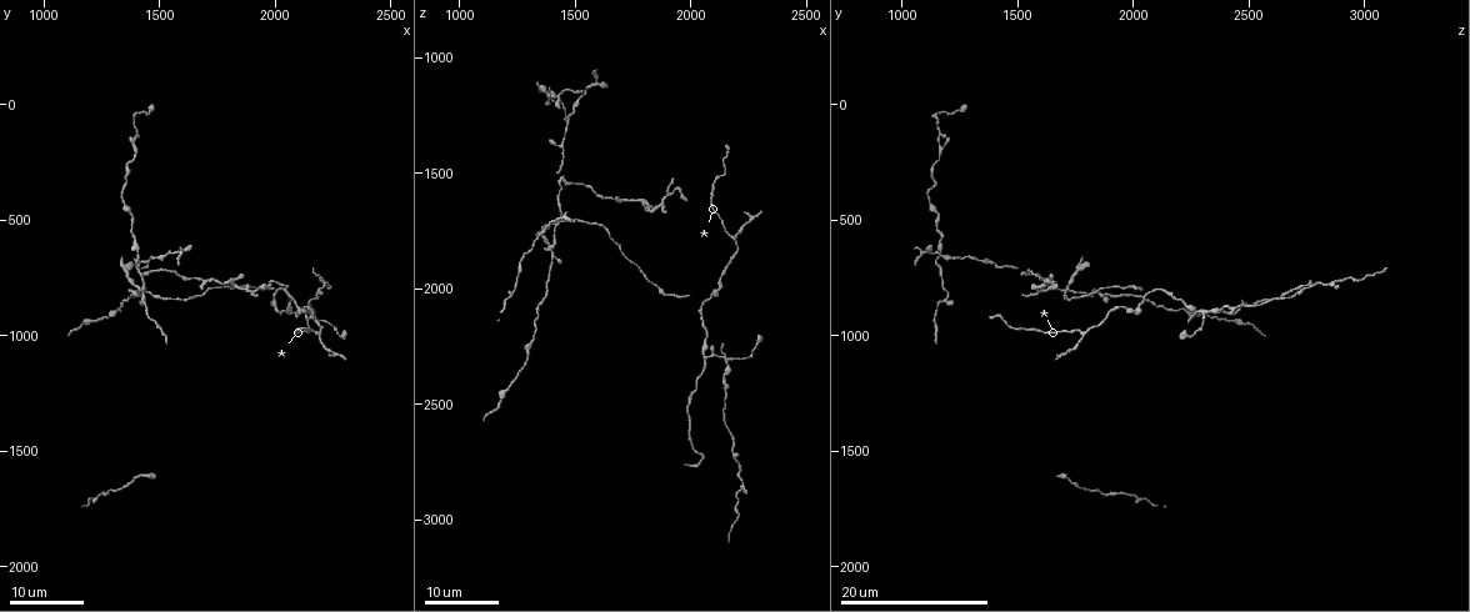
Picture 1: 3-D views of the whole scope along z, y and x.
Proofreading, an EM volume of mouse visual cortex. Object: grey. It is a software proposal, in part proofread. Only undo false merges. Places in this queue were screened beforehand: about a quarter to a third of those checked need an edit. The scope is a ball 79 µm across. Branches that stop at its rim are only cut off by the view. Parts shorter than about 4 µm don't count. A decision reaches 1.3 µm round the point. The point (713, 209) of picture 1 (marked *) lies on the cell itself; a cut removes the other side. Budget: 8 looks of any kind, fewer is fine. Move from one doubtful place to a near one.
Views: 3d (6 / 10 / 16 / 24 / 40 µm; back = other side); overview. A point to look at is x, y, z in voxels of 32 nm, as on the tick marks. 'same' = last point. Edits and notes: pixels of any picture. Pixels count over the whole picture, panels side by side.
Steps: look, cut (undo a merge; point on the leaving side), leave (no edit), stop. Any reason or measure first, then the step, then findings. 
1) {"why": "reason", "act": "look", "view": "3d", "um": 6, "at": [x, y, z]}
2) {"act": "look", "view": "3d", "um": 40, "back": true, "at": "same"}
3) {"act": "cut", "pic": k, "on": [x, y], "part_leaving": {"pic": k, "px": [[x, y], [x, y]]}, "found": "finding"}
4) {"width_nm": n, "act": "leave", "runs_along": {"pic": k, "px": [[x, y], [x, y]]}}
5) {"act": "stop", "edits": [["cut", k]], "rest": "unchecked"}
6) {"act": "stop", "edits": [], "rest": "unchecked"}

{"why": "two arms in line, one across", "act": "look", "view": "3d", "um": 24, "at": [1440, 730, 1520]}

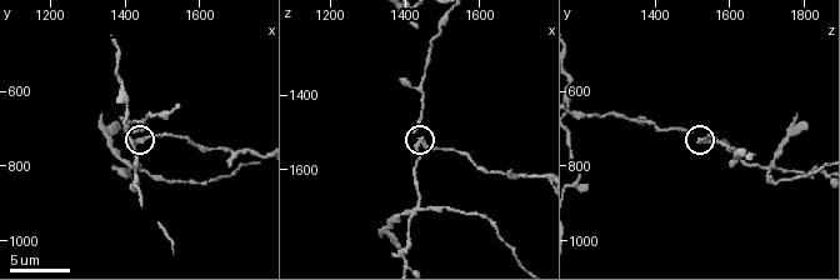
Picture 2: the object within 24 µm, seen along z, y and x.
{"why": "closer look", "act": "look", "view": "3d", "um": 6, "at": [1440, 730, 1530]}

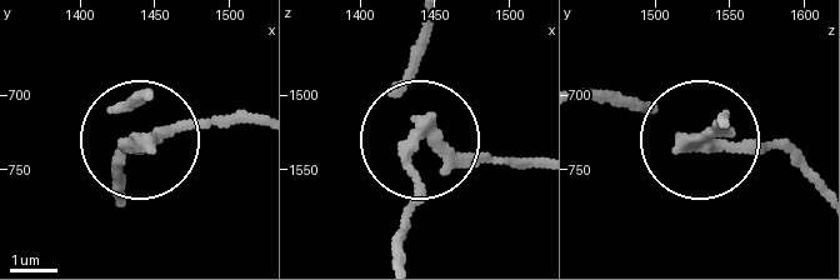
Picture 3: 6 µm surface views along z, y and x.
{"width_nm": 210, "act": "cut", "pic": 3, "on": [208, 121], "part_leaving": {"pic": 3, "px": [[155, 143], [199, 119], [259, 119]]}, "found": "a second cell is stuck on"}

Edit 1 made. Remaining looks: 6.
{"why": "see it whole again", "act": "look", "view": "overview"}

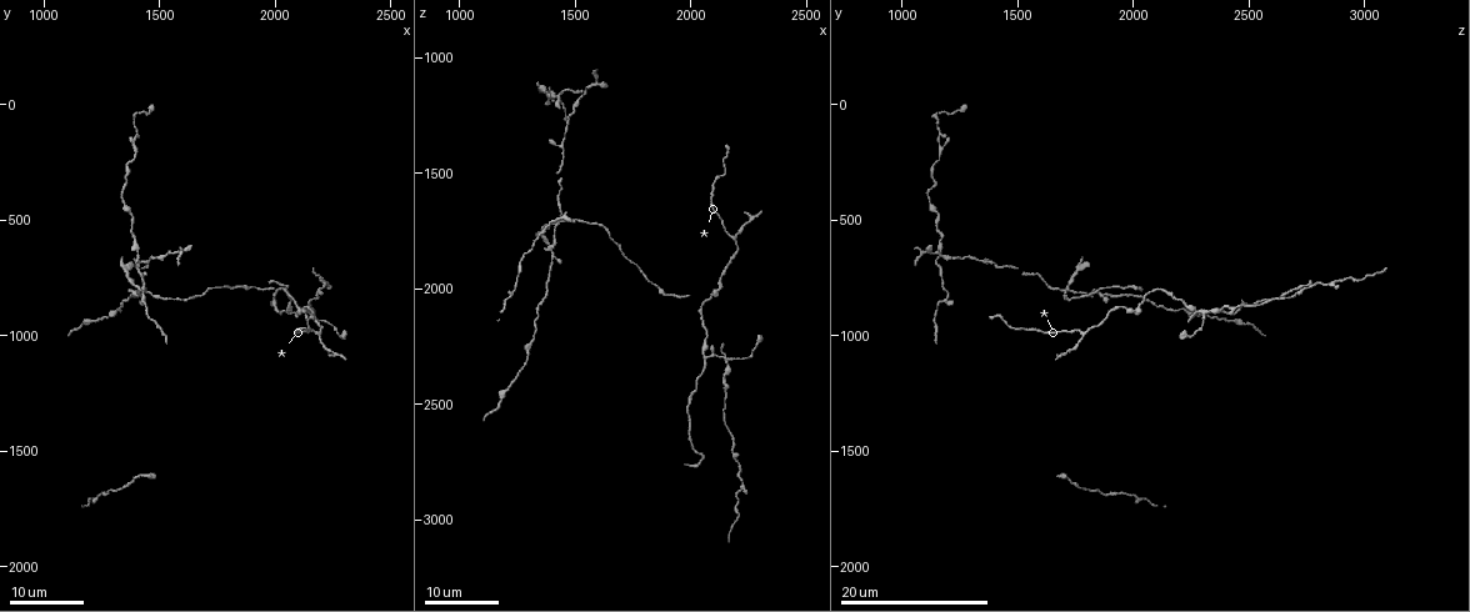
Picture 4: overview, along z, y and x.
{"why": "calibre changes", "act": "look", "view": "3d", "um": 24, "at": [1400, 810, 1850]}

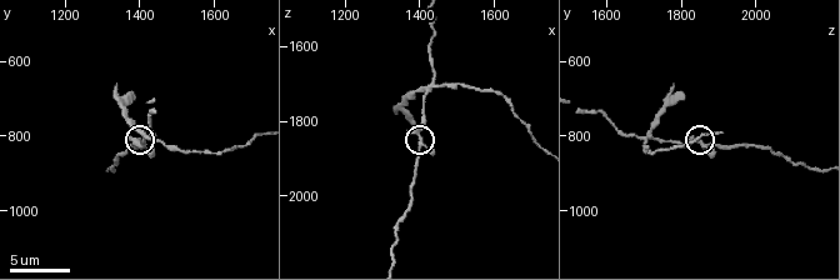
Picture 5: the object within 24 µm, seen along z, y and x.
{"act": "look", "view": "3d", "um": 10, "at": [1400, 810, 1850]}

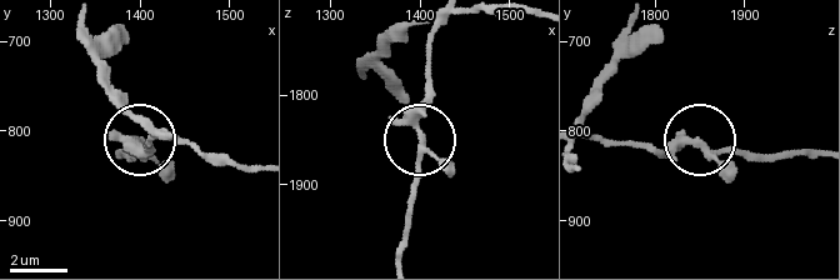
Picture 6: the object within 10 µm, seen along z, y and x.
{"act": "leave", "runs_along": {"pic": 6, "px": [[581, 136], [668, 149], [696, 141], [786, 155]]}, "found": "all the same cell"}

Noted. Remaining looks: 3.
{"act": "look", "view": "3d", "um": 6, "at": [1430, 810, 1700]}

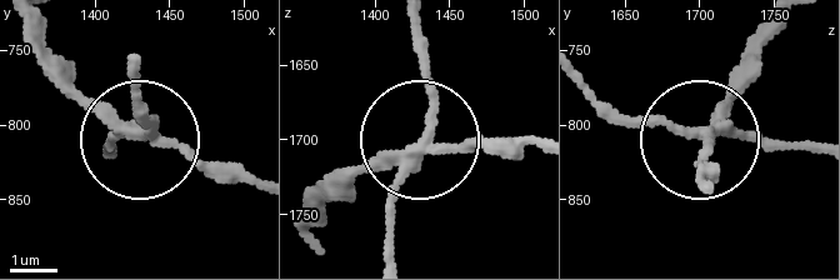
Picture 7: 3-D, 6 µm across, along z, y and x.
{"arms": 4, "act": "cut", "pic": 7, "on": [74, 98], "part_leaving": {"pic": 7, "px": [[134, 130], [250, 174]]}, "found": "a second cell is stuck on"}

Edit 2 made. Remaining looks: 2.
{"why": "thick turns thin", "act": "look", "view": "3d", "um": 16, "at": [1180, 940, 2500]}

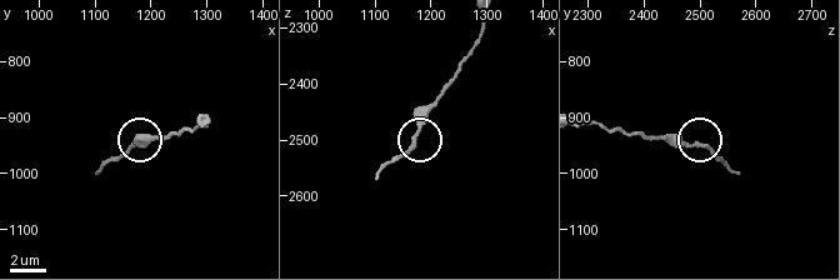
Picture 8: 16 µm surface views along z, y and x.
{"act": "look", "view": "3d", "um": 10, "at": [1175, 945, 2490]}

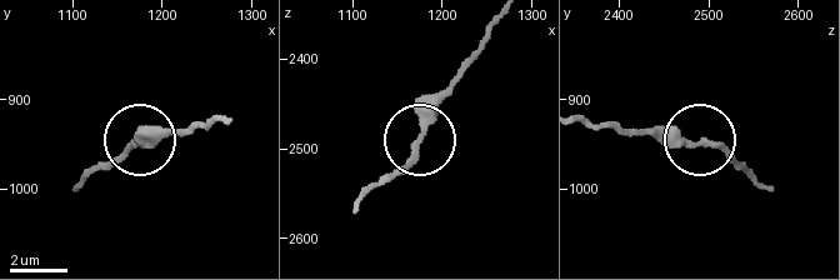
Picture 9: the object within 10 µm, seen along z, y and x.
{"width_nm": 230, "act": "leave", "runs_along": {"pic": 9, "px": [[499, 21], [413, 150], [365, 198]]}, "found": "all the same cell"}

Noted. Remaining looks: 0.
{"act": "stop", "edits": [["cut", 3], ["cut", 7]], "rest": "unchecked"}

